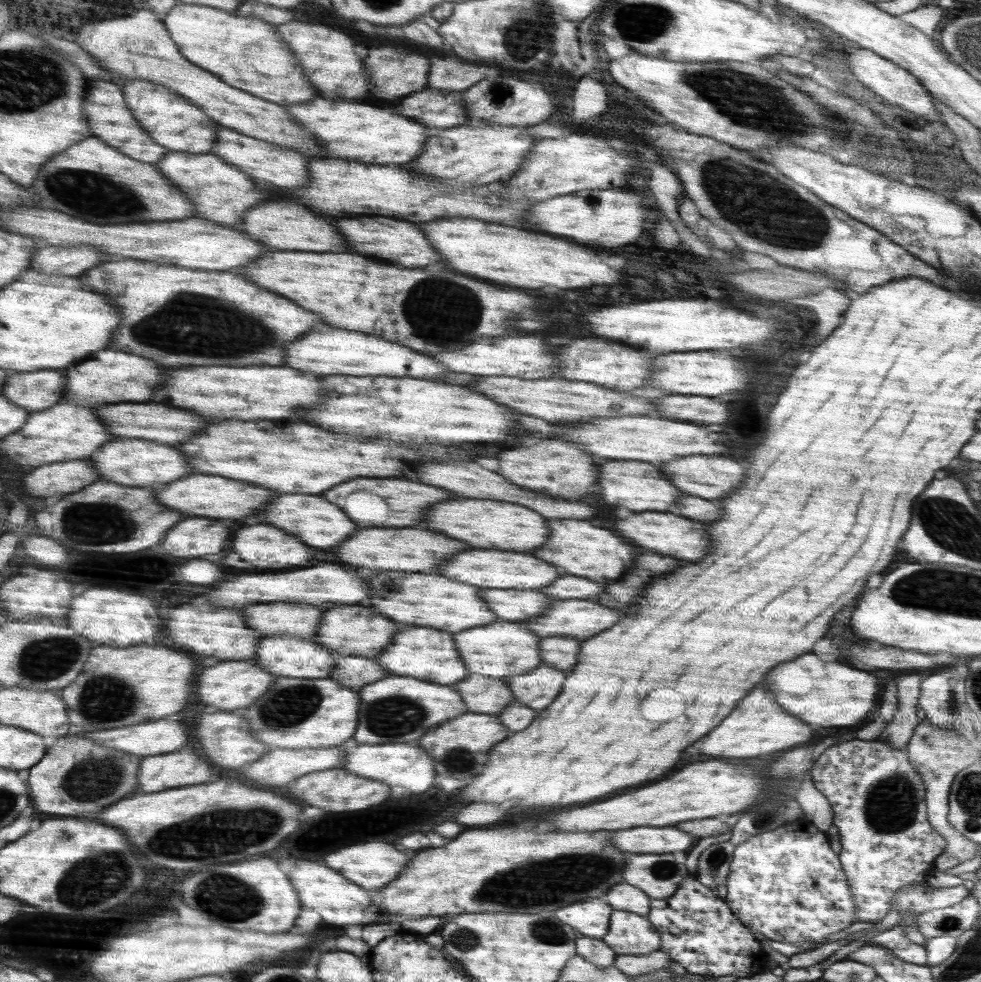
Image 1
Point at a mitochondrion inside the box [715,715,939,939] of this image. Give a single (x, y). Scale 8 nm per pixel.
(891, 806)

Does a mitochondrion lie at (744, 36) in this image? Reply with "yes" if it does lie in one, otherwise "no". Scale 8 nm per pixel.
no

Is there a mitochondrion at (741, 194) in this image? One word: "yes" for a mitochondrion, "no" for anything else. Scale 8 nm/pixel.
yes

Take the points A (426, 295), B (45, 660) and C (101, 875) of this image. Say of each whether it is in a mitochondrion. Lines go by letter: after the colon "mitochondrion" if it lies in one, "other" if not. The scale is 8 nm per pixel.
A: mitochondrion
B: mitochondrion
C: mitochondrion

